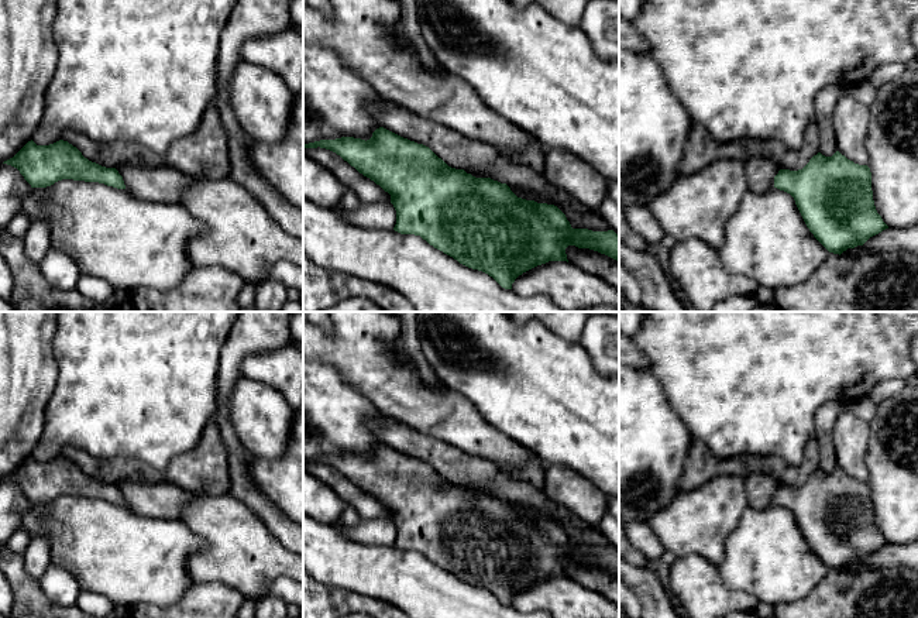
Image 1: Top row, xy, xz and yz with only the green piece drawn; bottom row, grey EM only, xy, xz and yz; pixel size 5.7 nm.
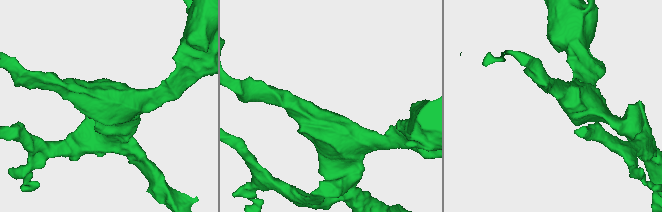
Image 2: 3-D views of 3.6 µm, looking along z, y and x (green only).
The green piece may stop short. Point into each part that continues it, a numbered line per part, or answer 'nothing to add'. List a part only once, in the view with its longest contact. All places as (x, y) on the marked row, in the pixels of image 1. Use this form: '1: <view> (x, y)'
nothing to add

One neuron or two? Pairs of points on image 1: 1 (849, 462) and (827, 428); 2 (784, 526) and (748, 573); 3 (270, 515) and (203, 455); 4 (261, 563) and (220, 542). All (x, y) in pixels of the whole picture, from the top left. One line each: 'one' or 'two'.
1: two
2: one
3: two
4: one

